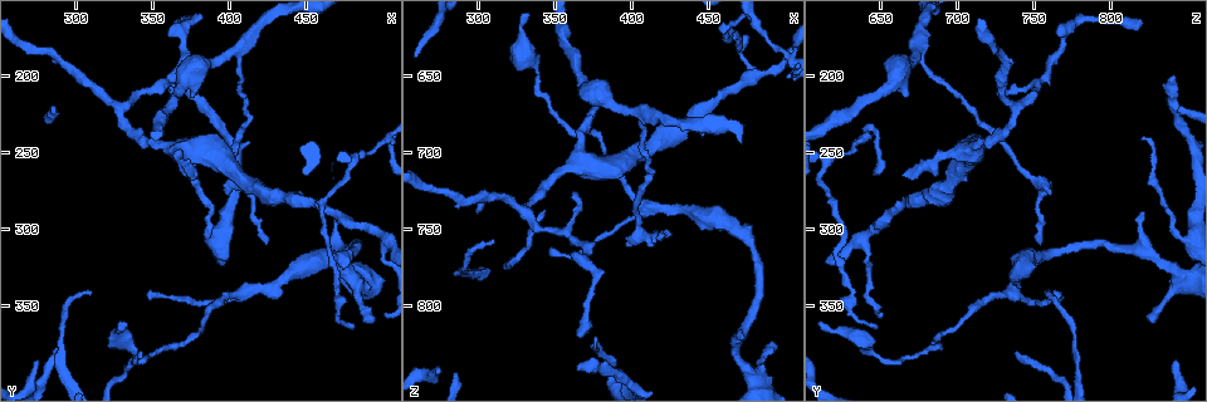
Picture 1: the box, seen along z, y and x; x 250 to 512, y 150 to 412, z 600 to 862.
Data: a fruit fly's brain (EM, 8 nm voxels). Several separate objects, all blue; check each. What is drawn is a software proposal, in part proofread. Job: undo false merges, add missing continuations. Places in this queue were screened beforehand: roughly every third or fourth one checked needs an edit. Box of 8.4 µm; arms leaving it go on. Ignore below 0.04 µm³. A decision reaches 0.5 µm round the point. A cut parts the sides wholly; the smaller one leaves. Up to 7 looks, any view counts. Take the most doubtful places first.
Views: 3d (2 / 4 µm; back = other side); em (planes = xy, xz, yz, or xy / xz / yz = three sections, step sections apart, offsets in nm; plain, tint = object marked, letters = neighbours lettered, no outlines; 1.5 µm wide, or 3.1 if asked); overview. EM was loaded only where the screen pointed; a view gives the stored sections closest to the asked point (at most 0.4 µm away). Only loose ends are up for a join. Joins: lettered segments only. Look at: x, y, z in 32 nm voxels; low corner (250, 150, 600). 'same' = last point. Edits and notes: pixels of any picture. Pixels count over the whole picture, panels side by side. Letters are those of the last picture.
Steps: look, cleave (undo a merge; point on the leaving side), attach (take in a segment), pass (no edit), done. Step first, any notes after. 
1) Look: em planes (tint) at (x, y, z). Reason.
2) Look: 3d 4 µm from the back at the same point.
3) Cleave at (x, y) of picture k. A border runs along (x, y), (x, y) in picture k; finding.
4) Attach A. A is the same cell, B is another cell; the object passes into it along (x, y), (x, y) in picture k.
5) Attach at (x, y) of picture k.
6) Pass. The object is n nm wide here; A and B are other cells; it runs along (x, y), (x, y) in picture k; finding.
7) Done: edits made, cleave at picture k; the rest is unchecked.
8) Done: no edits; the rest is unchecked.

Look: em planes (letters) at (364, 200, 842). An open end.

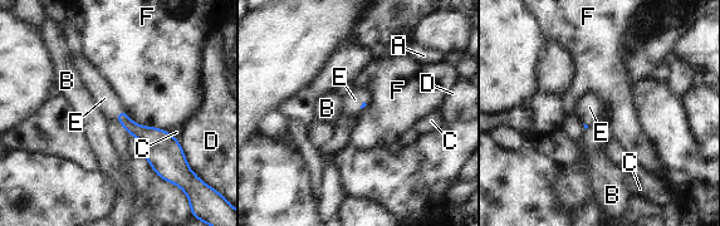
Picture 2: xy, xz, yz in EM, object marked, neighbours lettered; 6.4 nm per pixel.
Attach E. E is the same cell, A, B, C, D and F are other cells; the object passes into it along (148, 136), (118, 112), (104, 98) in picture 2; the neuron continues.

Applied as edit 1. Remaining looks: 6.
Look: 3d 2 µm at (378, 264, 664). An open end.

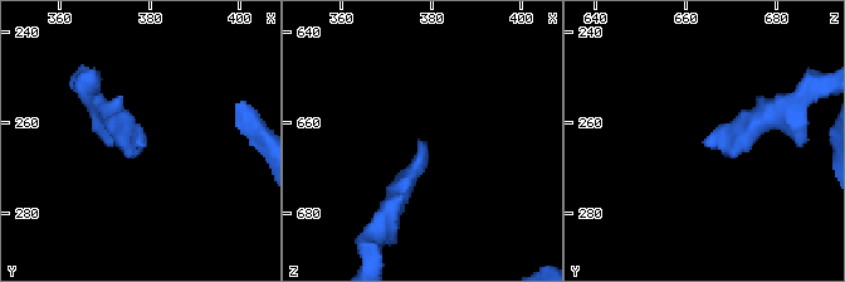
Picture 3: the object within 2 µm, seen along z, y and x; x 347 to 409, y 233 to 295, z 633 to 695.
Look: em xy step 8 (tint) at (378, 264, 663). Need the tissue.

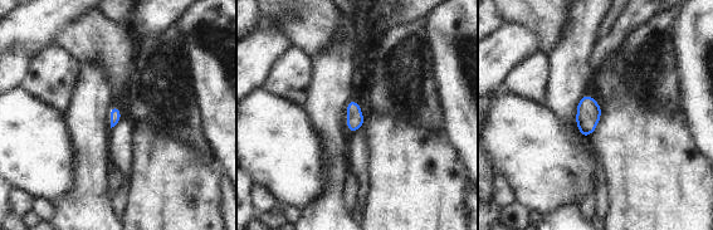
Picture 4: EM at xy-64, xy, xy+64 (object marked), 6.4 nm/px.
Look: em planes (letters) at the same point.

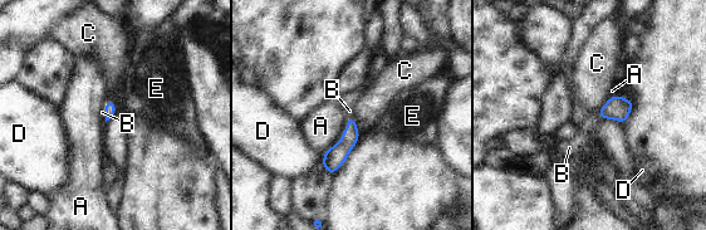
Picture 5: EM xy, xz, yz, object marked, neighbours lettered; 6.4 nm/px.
Attach B. B is the same cell, A, C, D and E are other cells; the object passes into it along (334, 157), (346, 131), (343, 128) in picture 5; it goes on there.

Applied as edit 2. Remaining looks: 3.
Look: overview. Redraw.

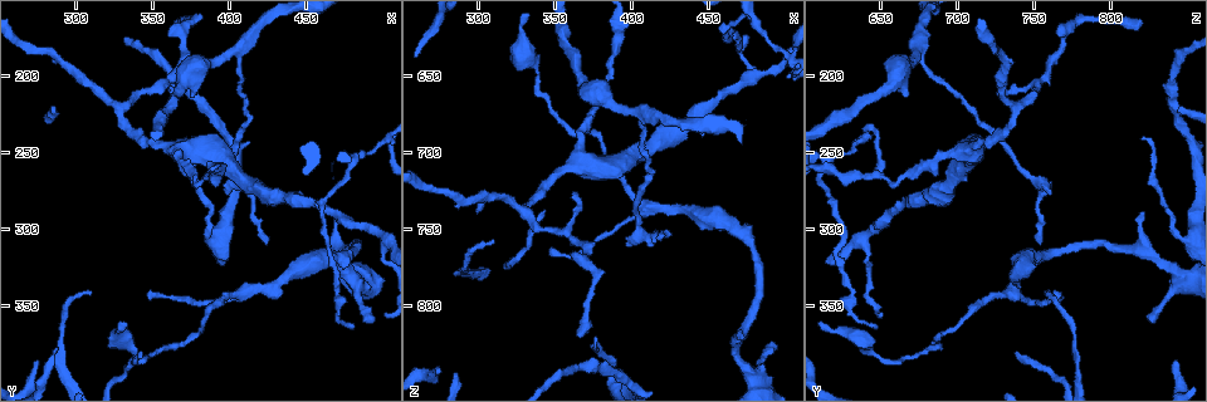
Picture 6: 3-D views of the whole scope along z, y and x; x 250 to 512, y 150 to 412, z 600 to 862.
Look: em planes (tint) at (472, 316, 752). Sudden change in width.

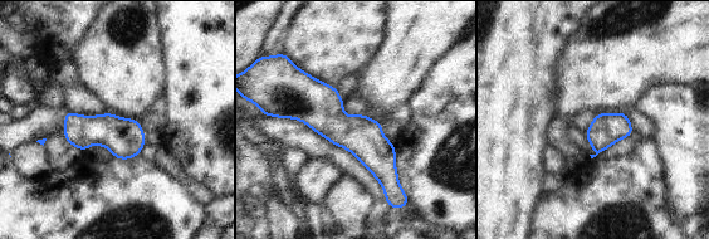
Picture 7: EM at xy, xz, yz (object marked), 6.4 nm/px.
Look: em planes (letters) at the same point. See the neighbours.

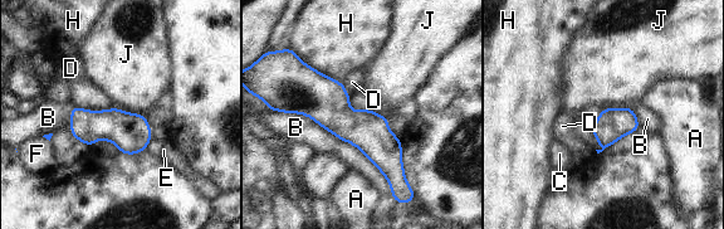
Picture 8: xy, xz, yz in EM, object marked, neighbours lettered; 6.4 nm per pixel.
Pass. The object is 200 nm wide here; A, B, C, D, E, F, H and J are other cells; a border runs along (113, 107), (145, 116) in picture 8; continuous, no second neuron.

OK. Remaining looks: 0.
Done: edits made, attach at picture 2, attach at picture 5; the rest is unchecked.

